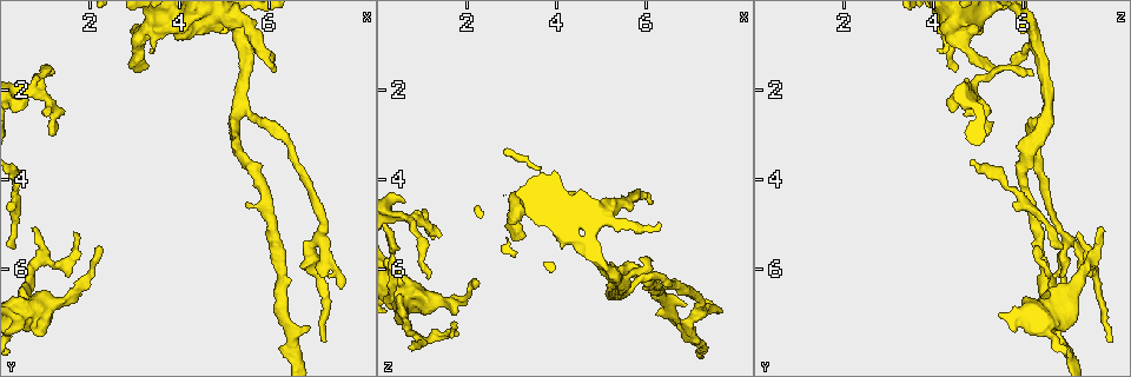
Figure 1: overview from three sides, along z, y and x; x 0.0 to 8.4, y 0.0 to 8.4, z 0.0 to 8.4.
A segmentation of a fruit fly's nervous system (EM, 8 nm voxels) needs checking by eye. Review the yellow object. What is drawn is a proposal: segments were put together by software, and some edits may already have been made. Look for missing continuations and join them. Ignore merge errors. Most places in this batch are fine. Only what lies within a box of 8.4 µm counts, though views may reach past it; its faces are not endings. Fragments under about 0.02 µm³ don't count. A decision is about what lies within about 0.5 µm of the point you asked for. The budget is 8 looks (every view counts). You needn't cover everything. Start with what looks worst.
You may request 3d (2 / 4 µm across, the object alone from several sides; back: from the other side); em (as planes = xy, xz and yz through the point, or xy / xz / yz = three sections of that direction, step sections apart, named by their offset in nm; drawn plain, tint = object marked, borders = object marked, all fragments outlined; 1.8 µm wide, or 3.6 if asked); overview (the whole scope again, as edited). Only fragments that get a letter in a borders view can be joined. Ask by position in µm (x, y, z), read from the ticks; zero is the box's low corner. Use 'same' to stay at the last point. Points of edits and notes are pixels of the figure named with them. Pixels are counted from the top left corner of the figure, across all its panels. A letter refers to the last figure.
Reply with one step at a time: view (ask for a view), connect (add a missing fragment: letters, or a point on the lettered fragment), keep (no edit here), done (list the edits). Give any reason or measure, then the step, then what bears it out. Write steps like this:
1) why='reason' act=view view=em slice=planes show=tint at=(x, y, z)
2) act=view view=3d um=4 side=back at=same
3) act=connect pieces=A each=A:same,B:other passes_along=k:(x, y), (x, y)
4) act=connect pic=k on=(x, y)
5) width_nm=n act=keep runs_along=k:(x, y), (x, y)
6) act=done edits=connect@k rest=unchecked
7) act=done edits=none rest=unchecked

act=view view=em slice=planes show=tint at=(0.75, 1.95, 4.90)

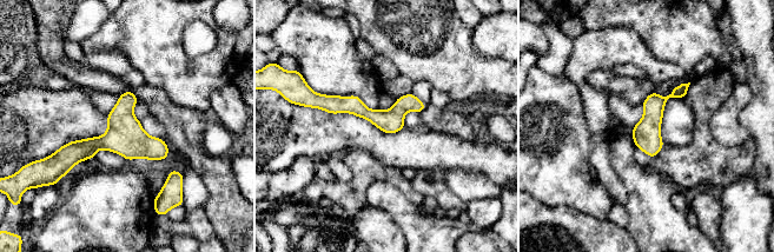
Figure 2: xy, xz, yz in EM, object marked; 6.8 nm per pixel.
act=view view=em slice=planes show=borders at=same

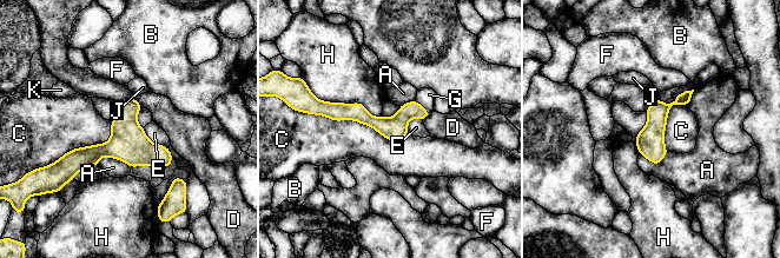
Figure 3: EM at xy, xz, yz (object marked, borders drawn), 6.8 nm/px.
width_nm=170 act=keep each=A:other,B:other,C:other,D:other,E:other,F:other,G:other,H:other,J:other,K:other border=3:(310, 113), (408, 136) found='none of them fits'

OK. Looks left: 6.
why='looks like a crossing' act=view view=3d um=4 at=(0.55, 6.90, 6.65)

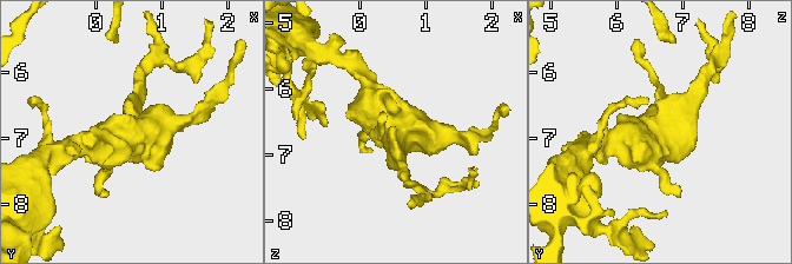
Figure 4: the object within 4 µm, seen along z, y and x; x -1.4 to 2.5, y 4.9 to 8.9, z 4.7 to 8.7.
why='shape alone is not enough' act=view view=em slice=planes show=tint at=(0.55, 6.95, 6.70)

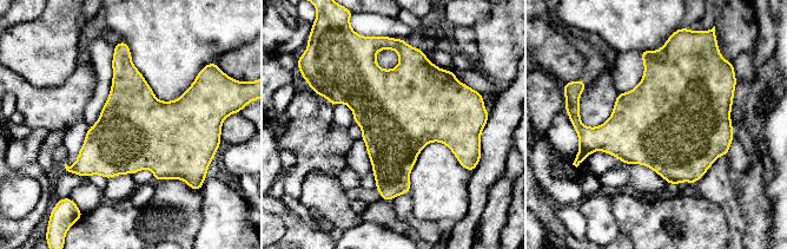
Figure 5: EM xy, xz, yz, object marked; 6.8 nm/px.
act=view view=em slice=planes show=borders at=same

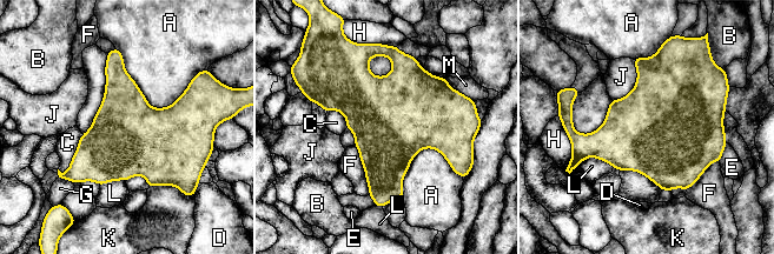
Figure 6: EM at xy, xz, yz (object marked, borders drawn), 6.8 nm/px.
width_nm=550 longest_contact=A:550nm act=keep each=A:other,B:other,C:other,D:other,E:other,F:other,G:other,H:other,J:other,K:other,L:other,M:other found='no lettered fragment goes on from it'

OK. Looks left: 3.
act=view view=em slice=planes show=plain at=(3.00, 1.60, 5.35)

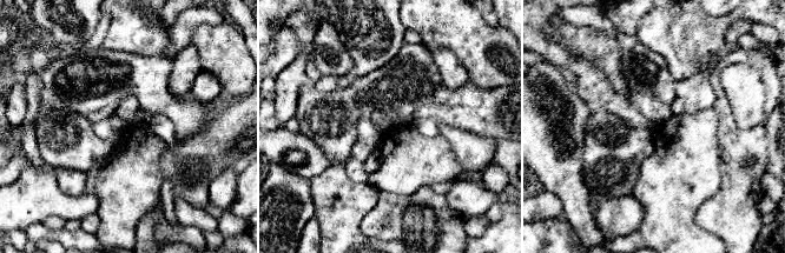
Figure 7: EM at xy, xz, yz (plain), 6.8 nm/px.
why='see the neighbours' act=view view=em slice=planes show=borders at=same

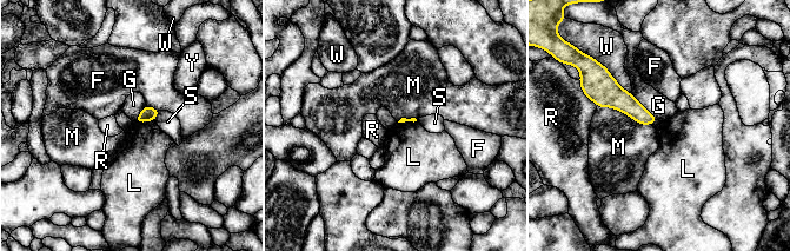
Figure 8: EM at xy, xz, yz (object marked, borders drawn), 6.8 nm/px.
act=keep each=F:other,G:other,L:other,M:other,R:other,S:other,W:other,Y:other found='none of them fits'

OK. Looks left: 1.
act=done edits=none rest=unchecked

